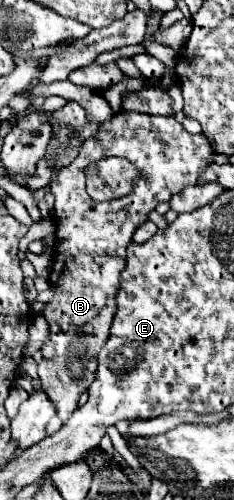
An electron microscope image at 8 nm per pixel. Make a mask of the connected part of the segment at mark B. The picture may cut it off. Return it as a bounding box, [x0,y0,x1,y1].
[38,112,214,408]

